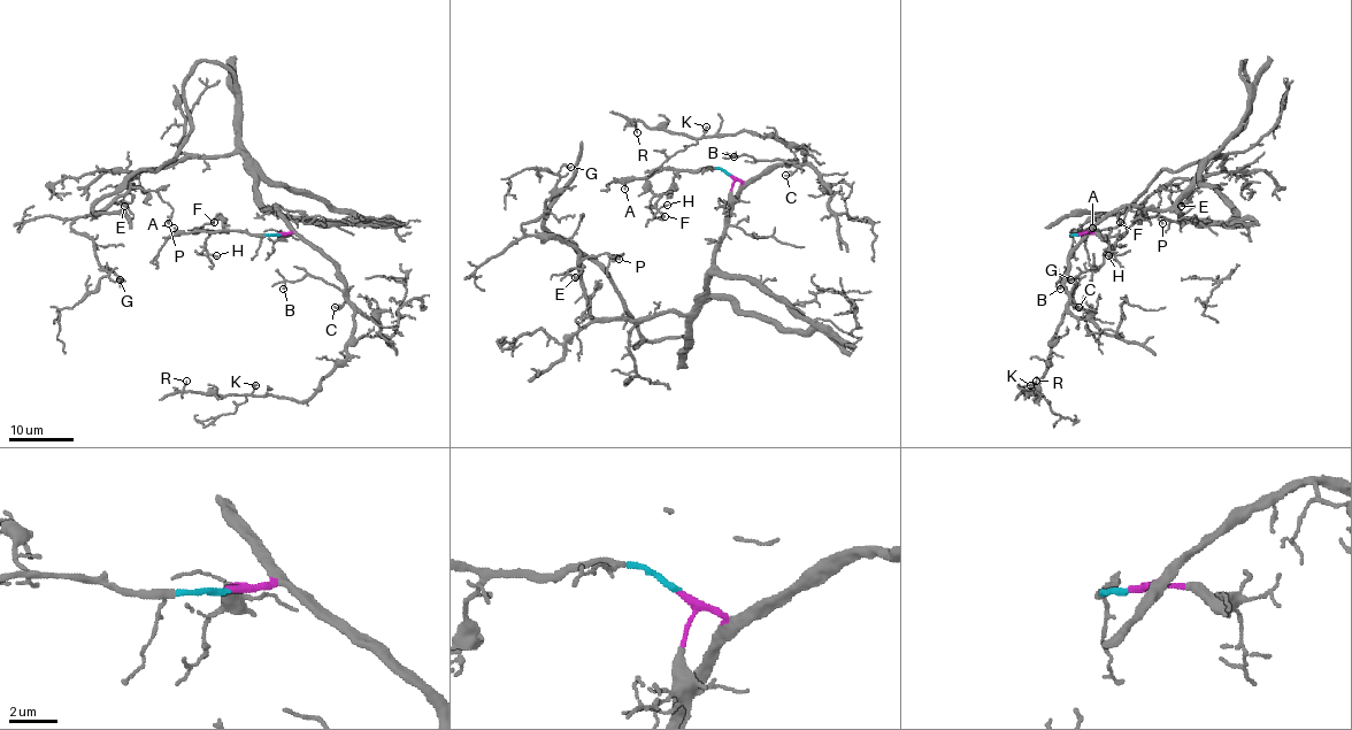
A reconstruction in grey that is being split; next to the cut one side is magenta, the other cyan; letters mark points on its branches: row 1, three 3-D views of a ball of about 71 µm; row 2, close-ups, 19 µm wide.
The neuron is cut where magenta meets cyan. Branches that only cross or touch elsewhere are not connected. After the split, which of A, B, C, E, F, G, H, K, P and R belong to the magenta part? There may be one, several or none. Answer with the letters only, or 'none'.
B, C, E, G, K, P, R

